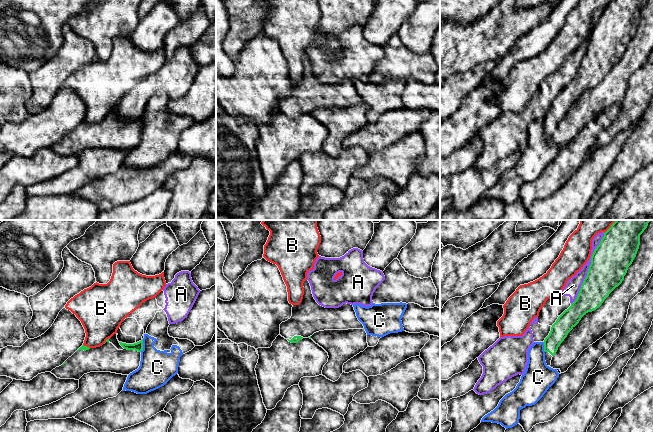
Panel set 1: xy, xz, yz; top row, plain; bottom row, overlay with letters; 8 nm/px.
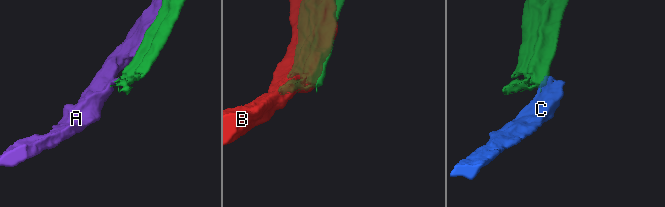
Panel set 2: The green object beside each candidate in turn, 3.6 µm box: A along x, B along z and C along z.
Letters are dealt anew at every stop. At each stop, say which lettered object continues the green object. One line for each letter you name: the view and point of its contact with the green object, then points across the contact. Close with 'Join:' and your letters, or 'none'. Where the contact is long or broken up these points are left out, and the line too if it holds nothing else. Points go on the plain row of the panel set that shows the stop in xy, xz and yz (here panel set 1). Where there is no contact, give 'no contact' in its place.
Join: none

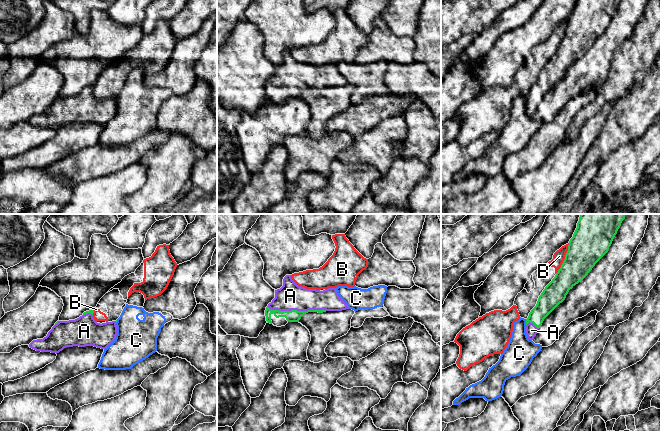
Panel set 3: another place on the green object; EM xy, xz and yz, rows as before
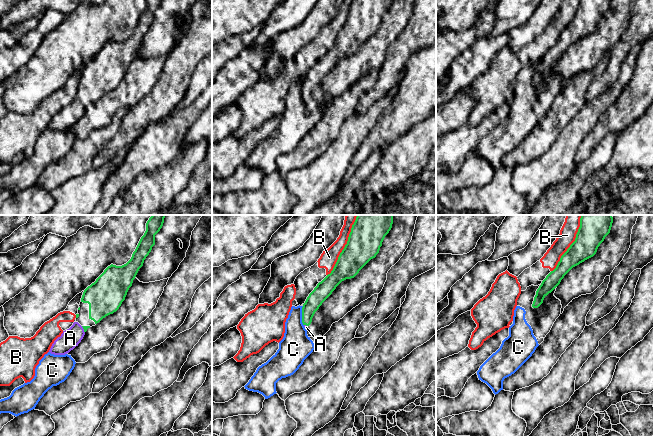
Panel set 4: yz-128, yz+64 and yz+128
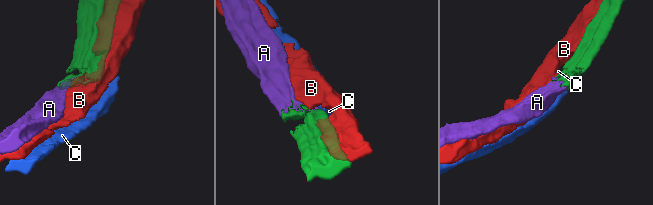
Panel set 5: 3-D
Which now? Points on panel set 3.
A: meets green in xz at (296, 86)
Join: A

